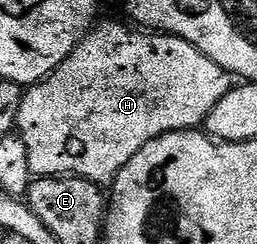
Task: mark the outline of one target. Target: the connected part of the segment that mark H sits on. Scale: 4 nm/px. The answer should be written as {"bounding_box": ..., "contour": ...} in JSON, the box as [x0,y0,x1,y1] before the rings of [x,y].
{"bounding_box":[17,21,232,186],"contour":[[[106,21],[103,25],[101,23],[95,24],[70,52],[68,59],[64,59],[64,63],[60,63],[60,67],[56,67],[56,71],[52,71],[44,80],[38,82],[37,85],[29,86],[23,92],[17,132],[22,138],[24,147],[28,147],[30,172],[35,178],[69,175],[87,177],[88,180],[96,182],[97,185],[109,186],[114,180],[114,174],[119,173],[130,162],[132,155],[139,153],[148,143],[152,143],[152,139],[181,129],[198,129],[205,122],[207,115],[212,111],[212,107],[216,107],[216,103],[220,103],[220,99],[224,99],[224,95],[228,95],[228,91],[232,88],[231,74],[221,69],[216,63],[212,63],[212,59],[208,59],[192,43],[179,37],[171,37],[168,33],[143,31],[141,28],[126,25],[121,25],[118,21]]]}

